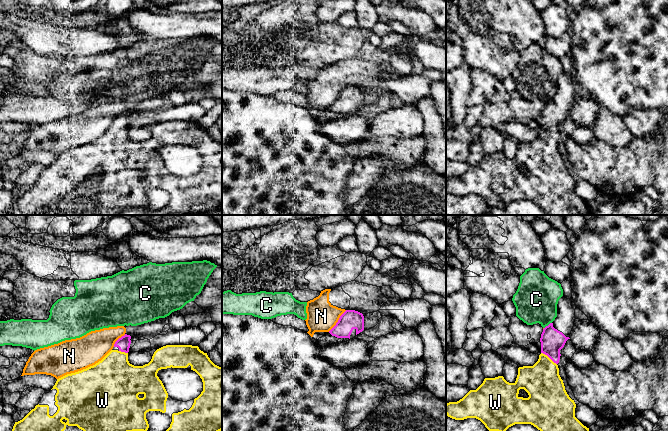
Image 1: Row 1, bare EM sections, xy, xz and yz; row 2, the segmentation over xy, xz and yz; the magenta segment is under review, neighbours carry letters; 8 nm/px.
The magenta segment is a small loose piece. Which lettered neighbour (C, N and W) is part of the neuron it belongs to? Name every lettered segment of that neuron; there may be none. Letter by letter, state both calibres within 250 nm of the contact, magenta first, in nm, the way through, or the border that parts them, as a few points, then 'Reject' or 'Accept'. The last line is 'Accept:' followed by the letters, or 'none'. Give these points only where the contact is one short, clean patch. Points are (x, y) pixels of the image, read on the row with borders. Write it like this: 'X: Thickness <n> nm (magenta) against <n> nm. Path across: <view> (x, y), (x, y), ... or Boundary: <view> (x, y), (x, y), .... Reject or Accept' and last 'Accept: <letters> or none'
C: Thickness 190 nm (magenta) against 340 nm. Boundary: yz (551, 322), (544, 328). Reject
N: Thickness 160 nm (magenta) against 240 nm. Boundary: xz (346, 310), (328, 331). Reject
W: Thickness 190 nm (magenta) against 300 nm. Path across: yz (552, 341), (549, 357), (542, 382). Accept
Accept: W

